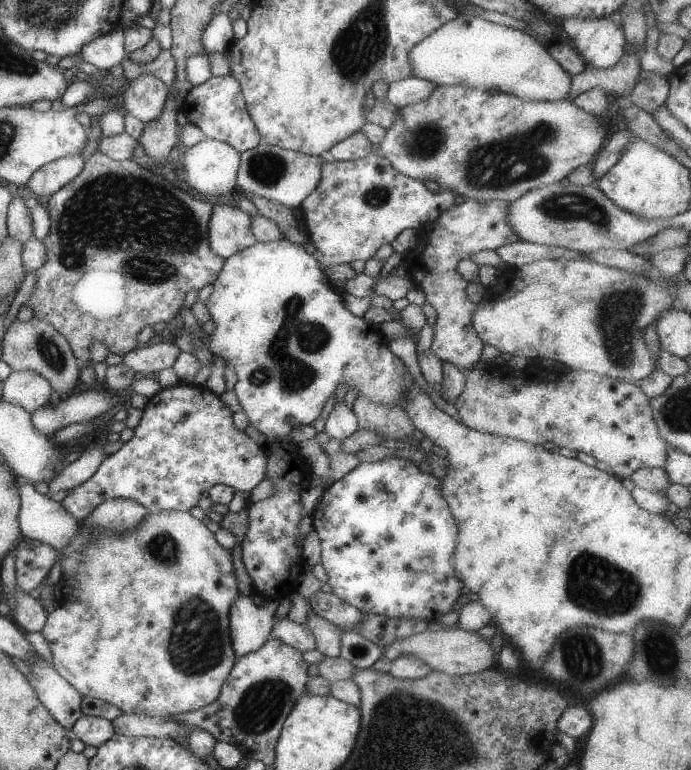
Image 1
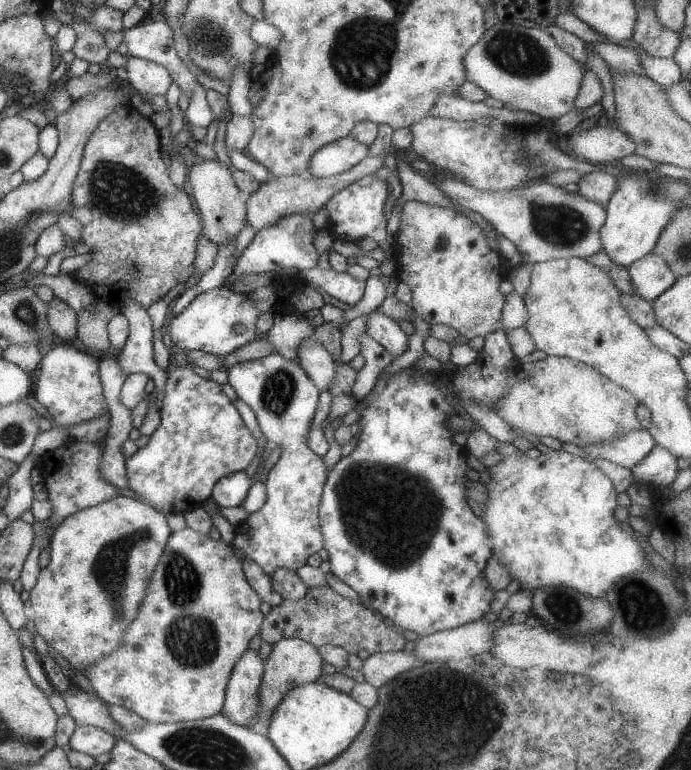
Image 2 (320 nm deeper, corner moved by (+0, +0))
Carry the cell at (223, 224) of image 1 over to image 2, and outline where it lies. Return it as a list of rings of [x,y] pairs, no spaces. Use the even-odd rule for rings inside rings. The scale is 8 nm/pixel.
[[[212,159],[197,163],[188,171],[187,180],[191,186],[192,200],[199,211],[201,232],[216,245],[235,240],[239,230],[246,224],[246,204],[245,198],[232,179],[232,169]]]

